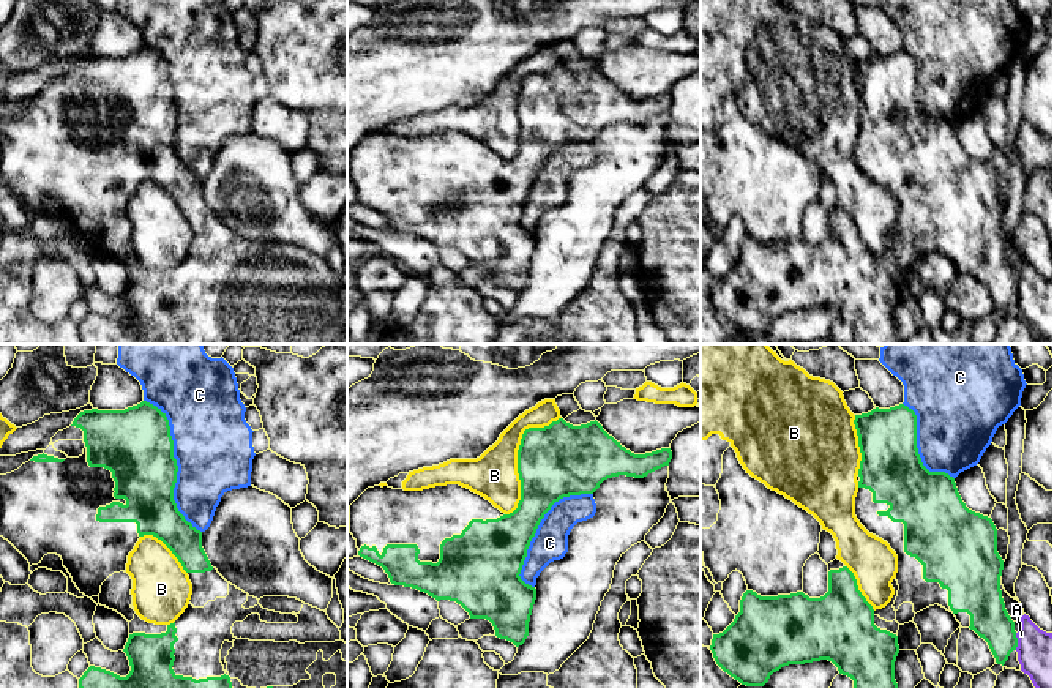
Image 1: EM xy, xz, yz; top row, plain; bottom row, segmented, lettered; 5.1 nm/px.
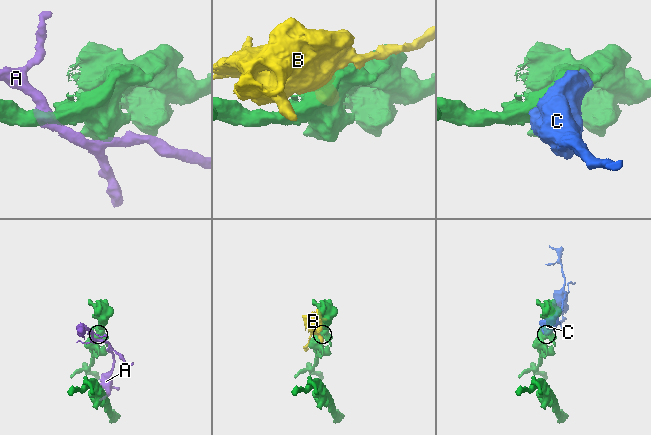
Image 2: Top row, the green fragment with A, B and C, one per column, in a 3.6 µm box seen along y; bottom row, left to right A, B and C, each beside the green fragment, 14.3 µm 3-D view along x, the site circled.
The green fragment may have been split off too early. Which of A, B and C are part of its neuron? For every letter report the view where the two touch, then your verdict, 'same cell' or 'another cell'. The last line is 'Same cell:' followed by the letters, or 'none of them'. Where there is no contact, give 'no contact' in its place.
A: yz | another cell
B: xz | another cell
C: xy | another cell
Same cell: none of them

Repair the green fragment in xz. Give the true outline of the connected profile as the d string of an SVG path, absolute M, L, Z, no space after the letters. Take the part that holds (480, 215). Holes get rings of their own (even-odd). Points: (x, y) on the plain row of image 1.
M559 65L549 73L529 74L522 80L518 96L521 147L513 159L502 159L489 147L459 131L423 137L374 133L350 151L349 177L357 186L358 202L382 213L391 230L417 235L437 248L456 248L470 265L489 267L497 284L519 294L529 282L536 246L536 235L519 221L530 188L551 153L563 144L593 140L612 123L644 125L669 112L671 106L671 95L631 99L596 66L573 73Z

